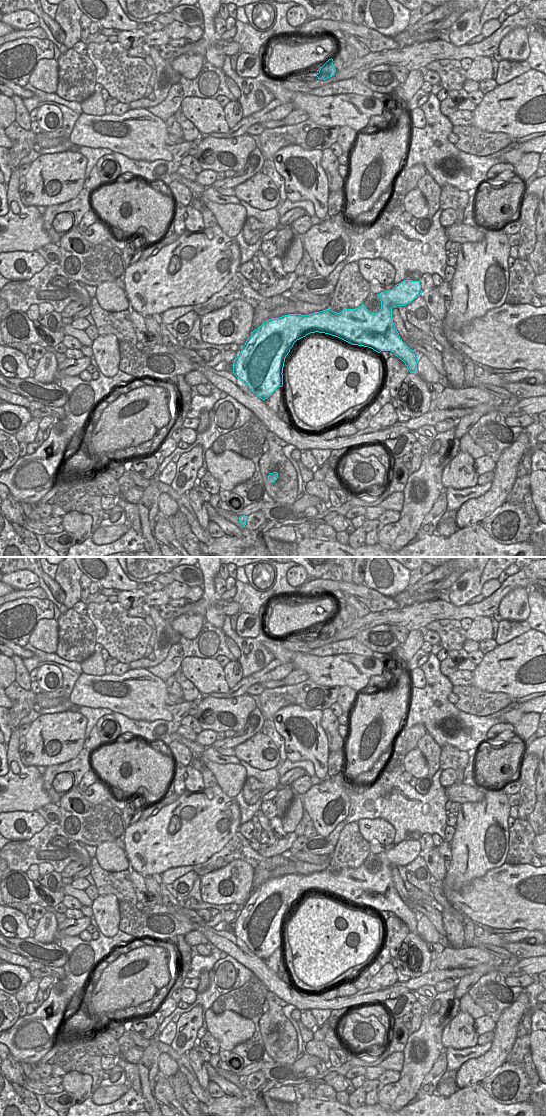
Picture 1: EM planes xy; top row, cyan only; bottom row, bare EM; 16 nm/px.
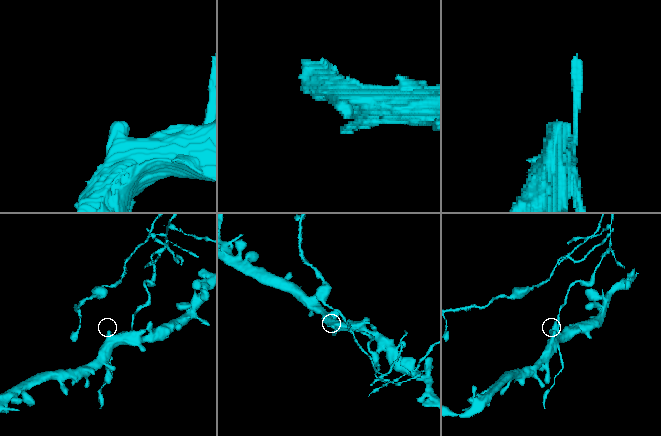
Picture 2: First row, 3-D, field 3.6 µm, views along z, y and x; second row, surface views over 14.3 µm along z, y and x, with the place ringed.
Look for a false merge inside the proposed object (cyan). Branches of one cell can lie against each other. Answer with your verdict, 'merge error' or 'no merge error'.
merge error

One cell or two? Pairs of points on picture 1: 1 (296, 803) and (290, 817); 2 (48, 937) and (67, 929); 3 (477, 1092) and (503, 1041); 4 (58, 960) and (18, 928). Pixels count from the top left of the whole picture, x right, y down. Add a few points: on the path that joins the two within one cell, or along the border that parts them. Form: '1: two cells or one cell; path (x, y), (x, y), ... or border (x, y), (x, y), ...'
1: one cell; path (296, 806), (293, 814)
2: two cells; border (58, 925), (54, 942)
3: two cells; border (480, 1083), (474, 1083), (458, 1089)
4: two cells; border (31, 935), (25, 938), (10, 938)

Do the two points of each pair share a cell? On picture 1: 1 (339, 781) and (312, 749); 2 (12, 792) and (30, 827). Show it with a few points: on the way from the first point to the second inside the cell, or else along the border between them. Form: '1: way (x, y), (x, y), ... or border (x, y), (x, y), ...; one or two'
1: border (327, 776), (324, 779); two
2: border (35, 810), (10, 812); two

